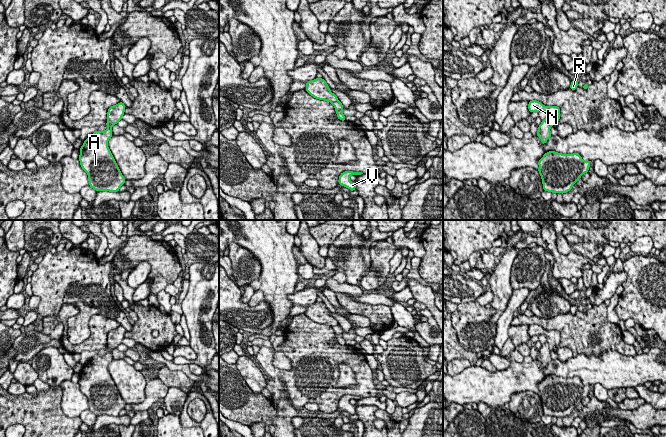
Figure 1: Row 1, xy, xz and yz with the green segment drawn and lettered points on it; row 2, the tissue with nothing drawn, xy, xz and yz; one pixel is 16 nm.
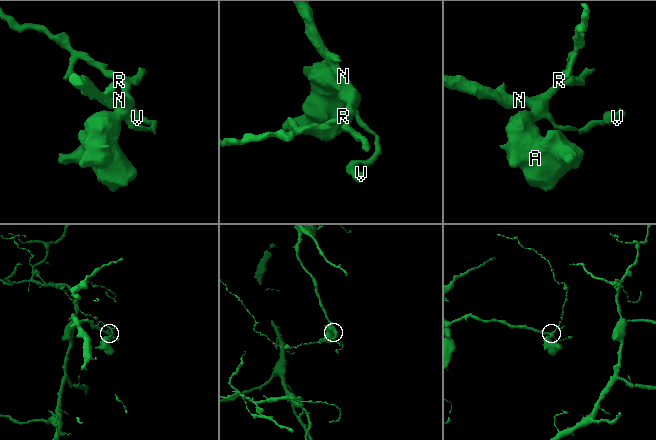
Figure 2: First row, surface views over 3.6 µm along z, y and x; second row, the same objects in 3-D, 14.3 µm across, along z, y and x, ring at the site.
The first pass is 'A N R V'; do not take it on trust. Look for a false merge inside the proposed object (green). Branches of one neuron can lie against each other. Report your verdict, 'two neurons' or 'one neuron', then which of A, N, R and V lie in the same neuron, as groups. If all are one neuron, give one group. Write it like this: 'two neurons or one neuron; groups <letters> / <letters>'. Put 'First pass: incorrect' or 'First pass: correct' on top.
First pass: incorrect
two neurons; groups A / N R V

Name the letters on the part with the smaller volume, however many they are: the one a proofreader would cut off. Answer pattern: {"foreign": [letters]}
{"foreign": ["A"]}

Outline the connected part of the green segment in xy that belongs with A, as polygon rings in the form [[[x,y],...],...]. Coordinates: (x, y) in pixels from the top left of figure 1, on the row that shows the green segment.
[[[108,120],[105,125],[108,127],[105,131],[102,132],[97,130],[83,142],[83,145],[79,149],[80,155],[78,160],[80,161],[81,168],[88,175],[89,186],[91,188],[98,192],[119,192],[120,187],[124,185],[126,179],[122,175],[118,164],[108,147],[108,141],[113,136],[112,126],[108,123]]]

